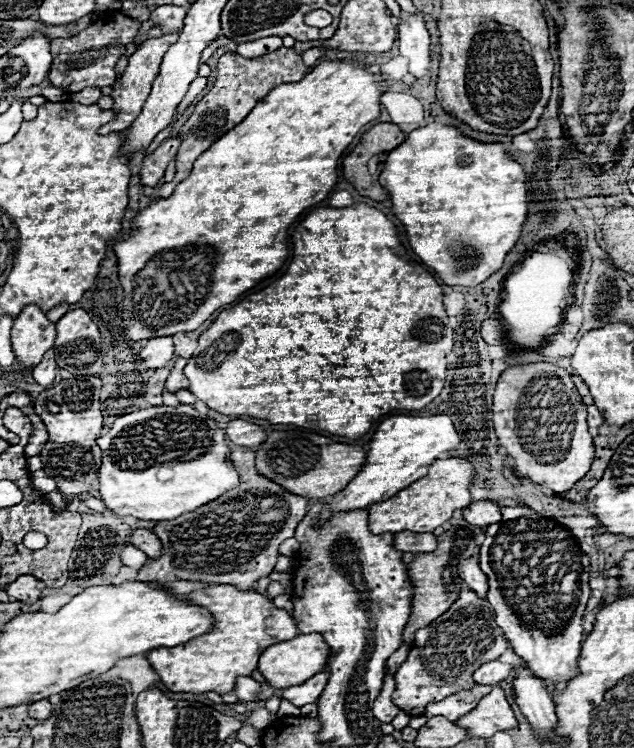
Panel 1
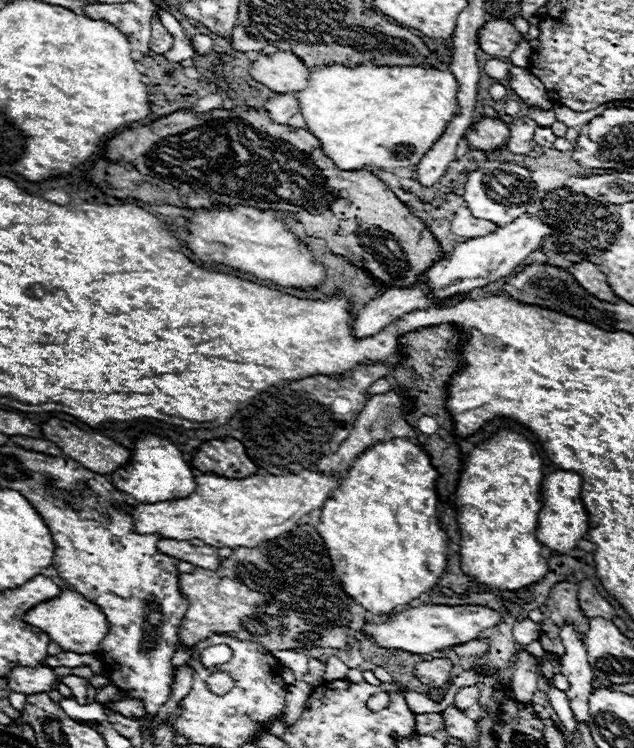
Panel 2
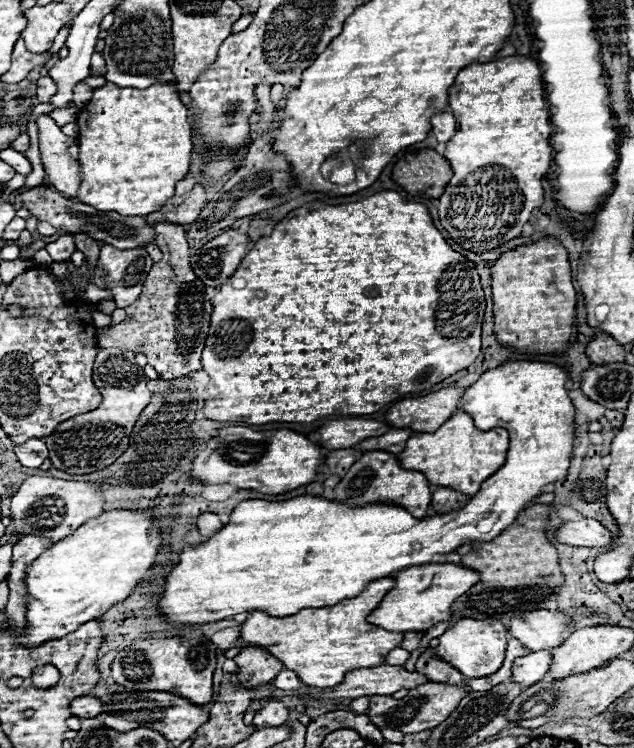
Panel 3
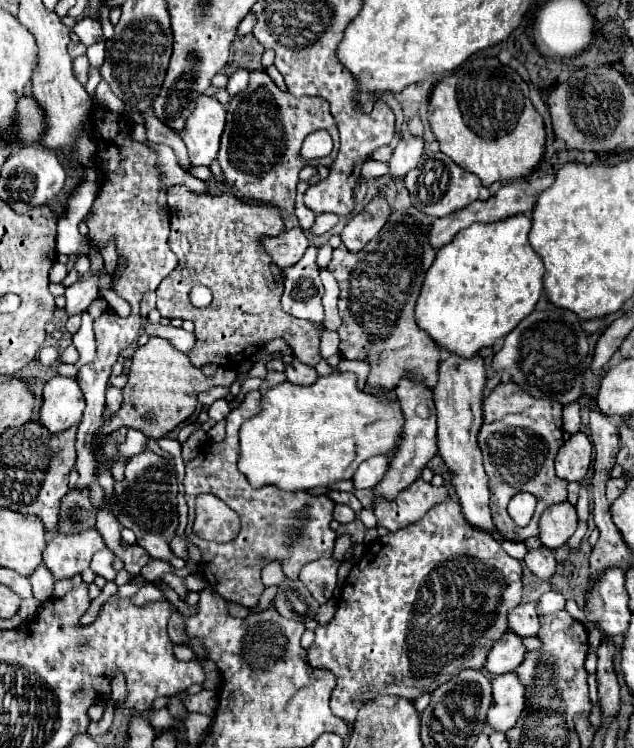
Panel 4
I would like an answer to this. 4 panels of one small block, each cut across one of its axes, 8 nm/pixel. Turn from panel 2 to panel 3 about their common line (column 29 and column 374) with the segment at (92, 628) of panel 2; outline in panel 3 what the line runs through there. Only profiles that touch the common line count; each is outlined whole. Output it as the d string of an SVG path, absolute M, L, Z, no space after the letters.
M426 564L420 568L404 568L396 574L396 586L384 596L380 606L368 616L368 622L392 632L428 630L438 622L450 620L450 606L468 592L480 576L458 564Z

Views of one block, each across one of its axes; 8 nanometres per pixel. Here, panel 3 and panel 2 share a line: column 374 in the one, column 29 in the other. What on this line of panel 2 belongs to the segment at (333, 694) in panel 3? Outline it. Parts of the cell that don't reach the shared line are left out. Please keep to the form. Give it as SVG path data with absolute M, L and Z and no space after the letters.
M38 666L38 668L14 668L8 674L8 686L14 692L22 694L40 694L40 692L50 692L56 688L56 676L52 668L48 666Z

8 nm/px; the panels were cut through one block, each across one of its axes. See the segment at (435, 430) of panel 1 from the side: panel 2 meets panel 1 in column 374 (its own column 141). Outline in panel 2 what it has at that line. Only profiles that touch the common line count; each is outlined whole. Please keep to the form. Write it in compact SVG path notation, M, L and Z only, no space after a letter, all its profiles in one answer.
M142 432L134 440L134 448L130 450L130 462L116 472L110 474L112 484L132 496L136 502L142 504L154 504L154 502L164 502L164 500L178 500L186 498L194 492L194 474L192 468L184 462L182 452L164 436Z

